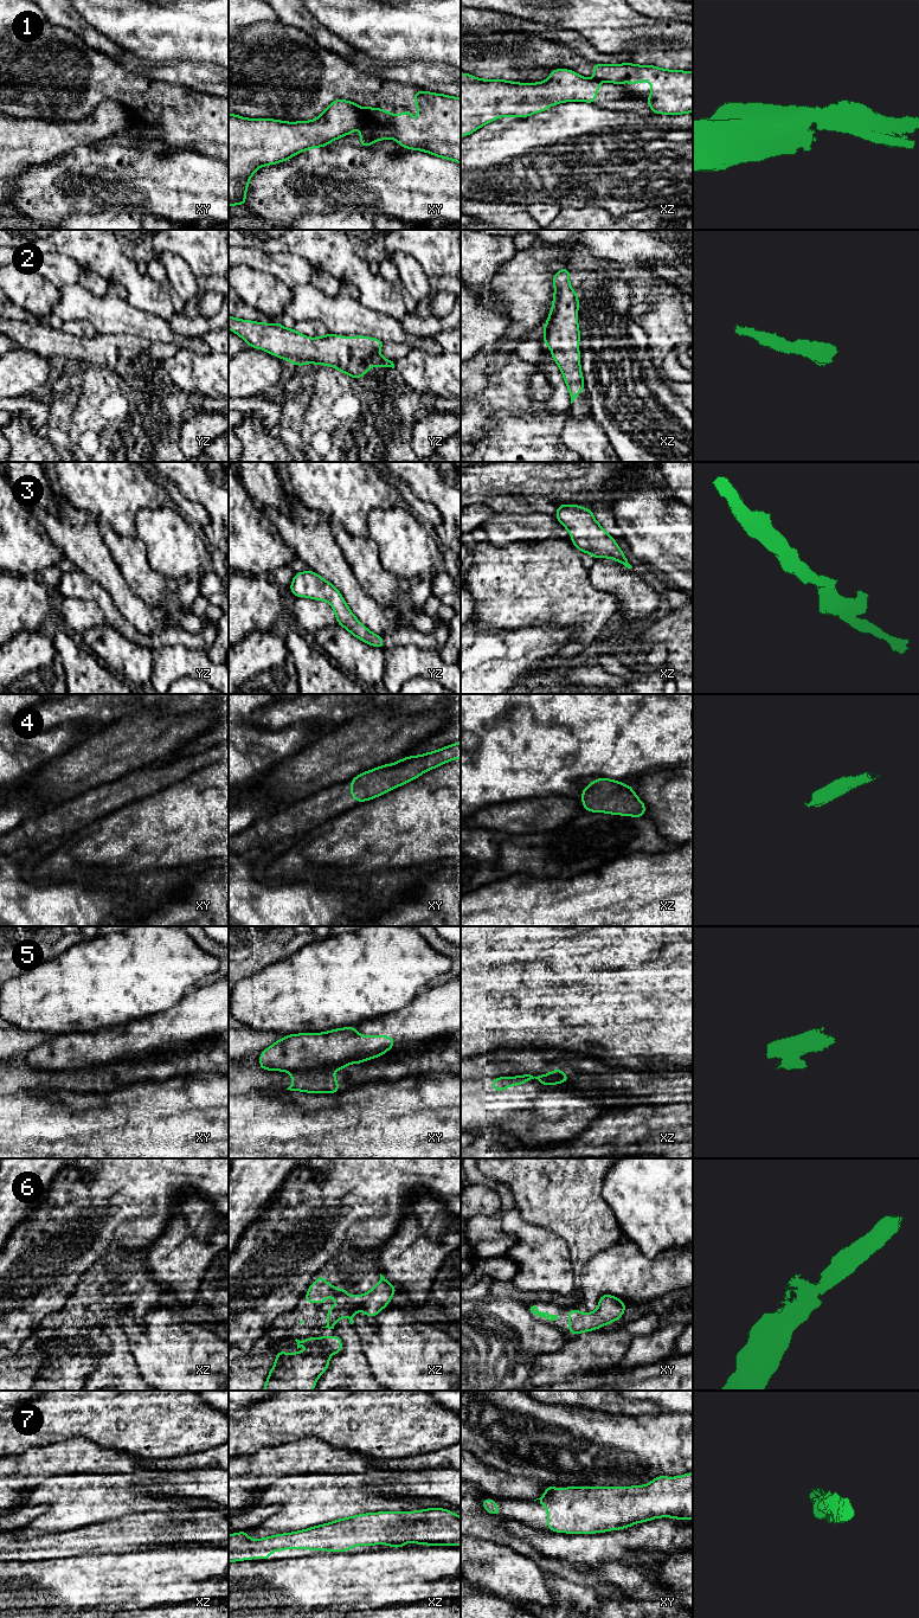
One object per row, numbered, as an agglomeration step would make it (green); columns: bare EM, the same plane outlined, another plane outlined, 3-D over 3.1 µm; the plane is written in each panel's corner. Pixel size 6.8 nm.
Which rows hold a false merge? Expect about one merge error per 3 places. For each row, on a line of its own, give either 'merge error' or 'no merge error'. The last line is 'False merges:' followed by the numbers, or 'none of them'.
1: merge error
2: no merge error
3: no merge error
4: no merge error
5: merge error
6: no merge error
7: no merge error
False merges: 1, 5

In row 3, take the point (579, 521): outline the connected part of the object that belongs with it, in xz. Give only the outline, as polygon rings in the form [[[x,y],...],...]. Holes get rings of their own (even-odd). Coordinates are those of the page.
[[[558,505],[555,519],[570,532],[571,541],[580,553],[590,553],[595,559],[612,558],[628,569],[632,567],[616,539],[596,521],[591,509],[577,505]]]

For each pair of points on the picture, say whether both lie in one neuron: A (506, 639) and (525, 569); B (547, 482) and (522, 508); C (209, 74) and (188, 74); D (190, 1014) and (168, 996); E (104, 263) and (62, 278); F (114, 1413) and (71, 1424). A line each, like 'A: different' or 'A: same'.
A: different
B: different
C: same
D: different
E: different
F: same

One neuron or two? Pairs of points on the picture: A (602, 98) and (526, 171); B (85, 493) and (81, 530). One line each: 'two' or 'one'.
A: two
B: two

